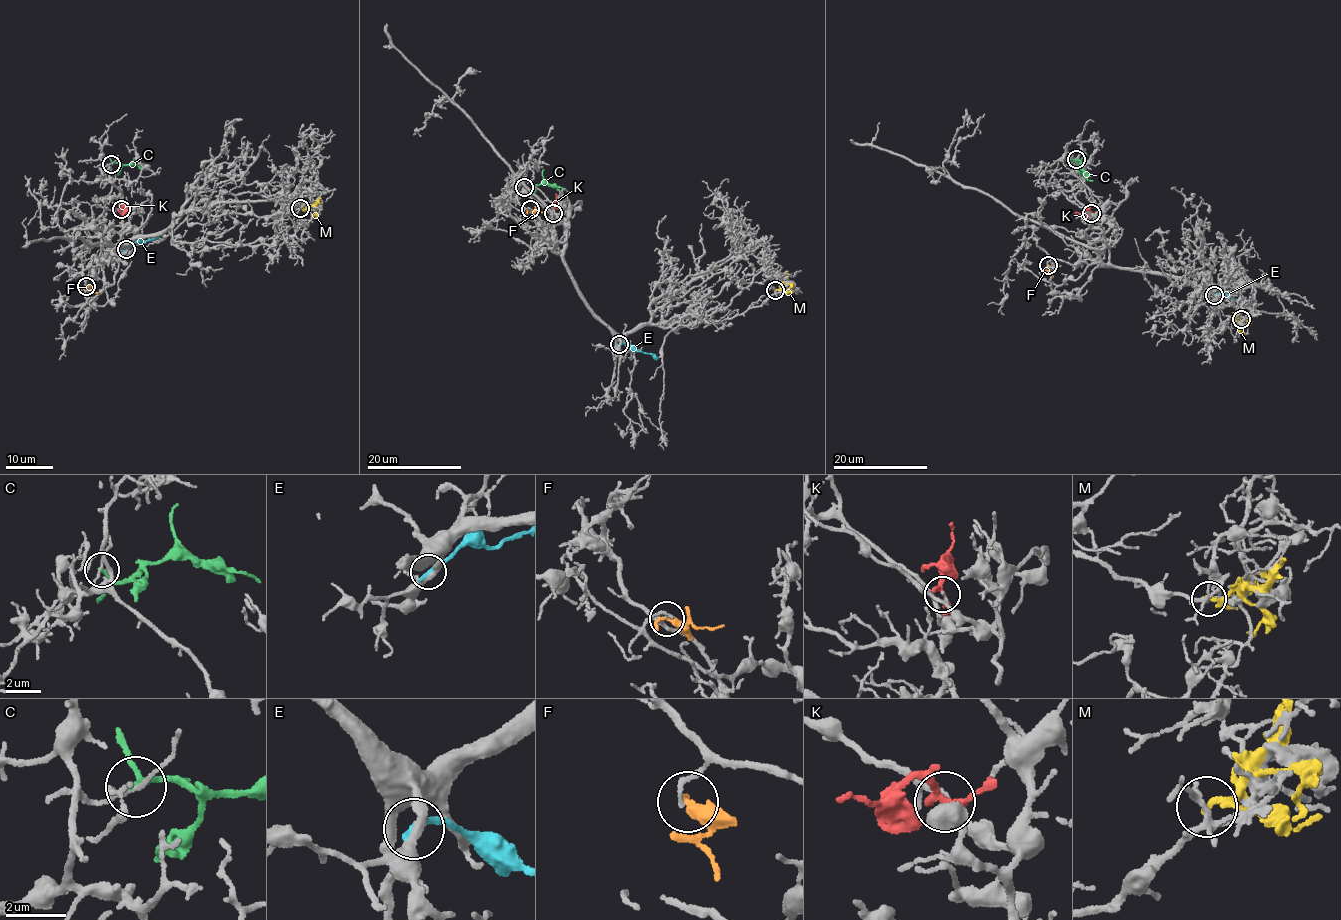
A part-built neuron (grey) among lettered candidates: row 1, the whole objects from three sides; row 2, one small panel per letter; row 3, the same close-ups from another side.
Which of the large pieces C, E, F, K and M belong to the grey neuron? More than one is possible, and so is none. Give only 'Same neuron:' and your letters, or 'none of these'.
Same neuron: none of these

